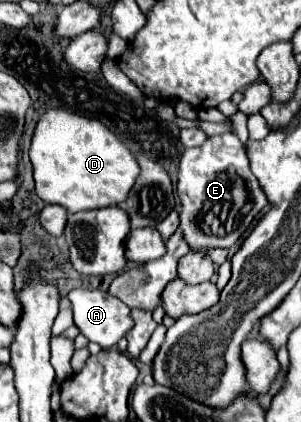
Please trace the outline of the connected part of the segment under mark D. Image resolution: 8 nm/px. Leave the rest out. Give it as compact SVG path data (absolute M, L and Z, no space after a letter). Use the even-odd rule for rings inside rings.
M51 108L39 118L29 158L37 196L45 204L67 208L71 214L121 204L141 172L135 156L107 126L61 108Z

